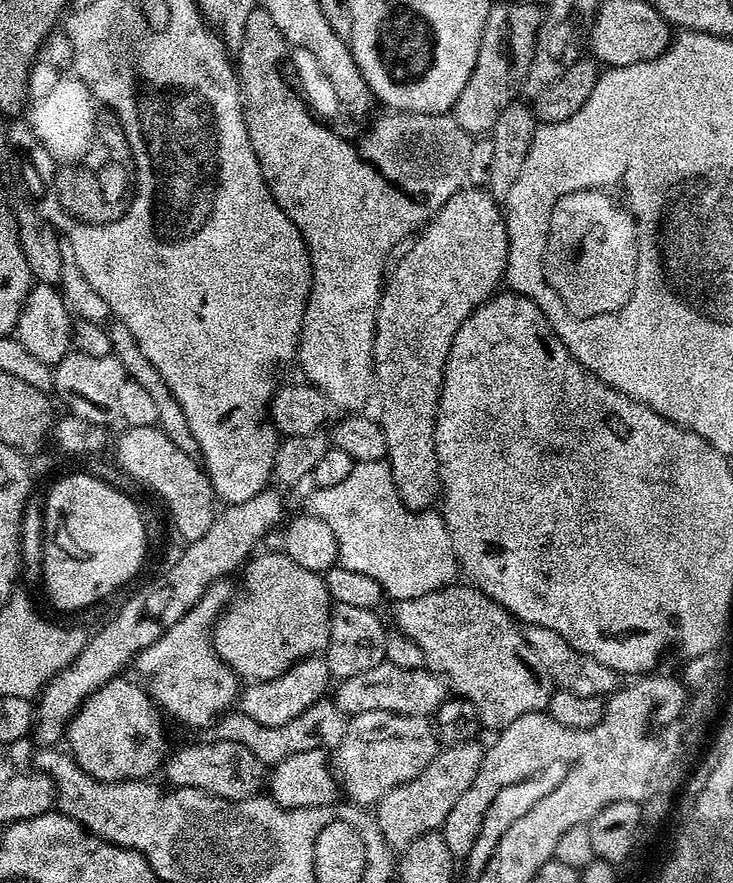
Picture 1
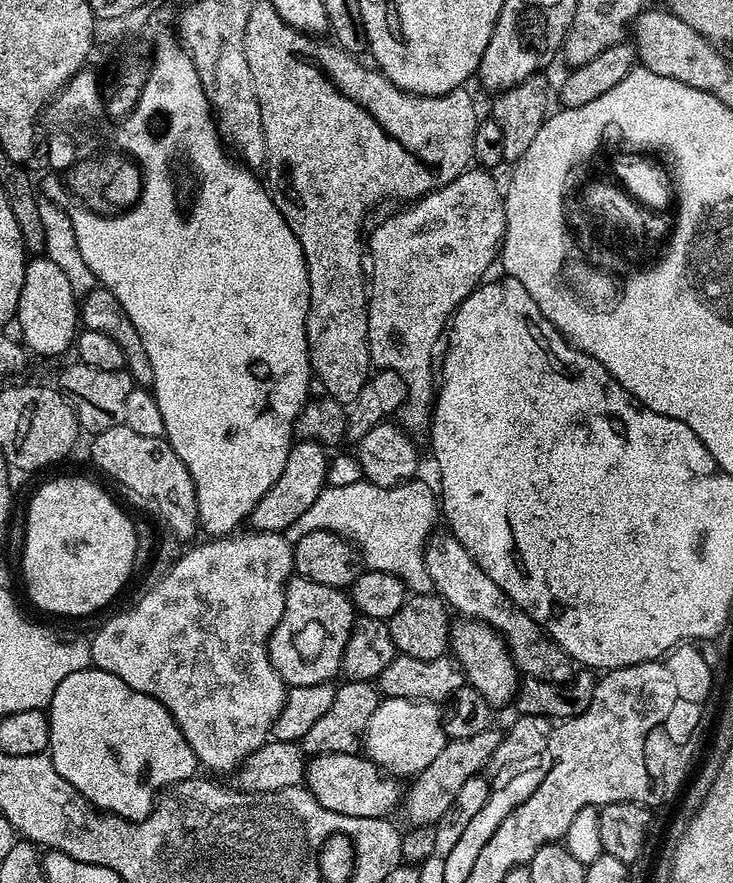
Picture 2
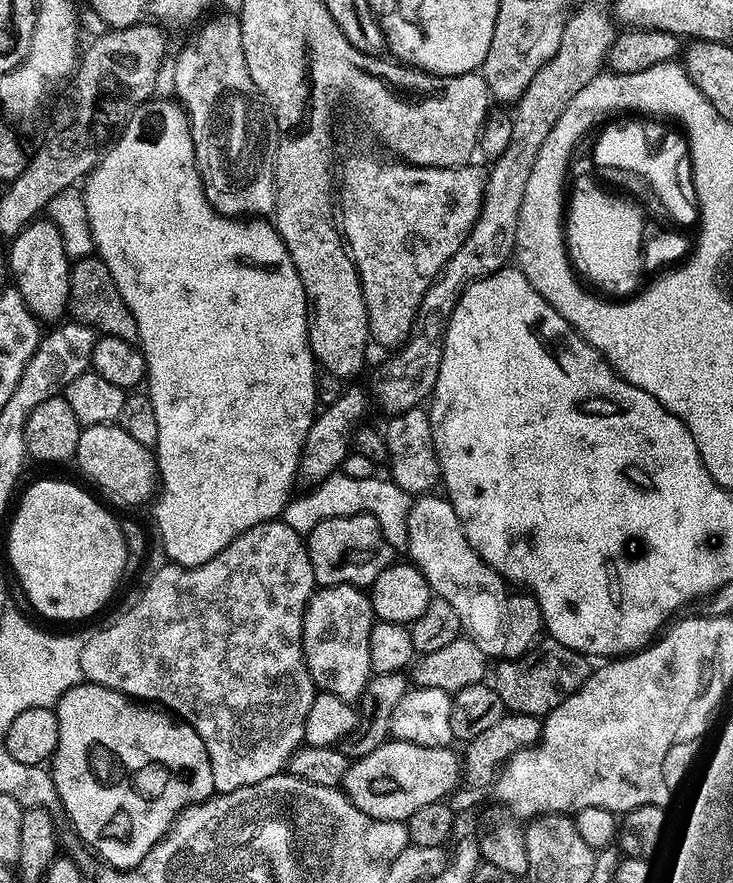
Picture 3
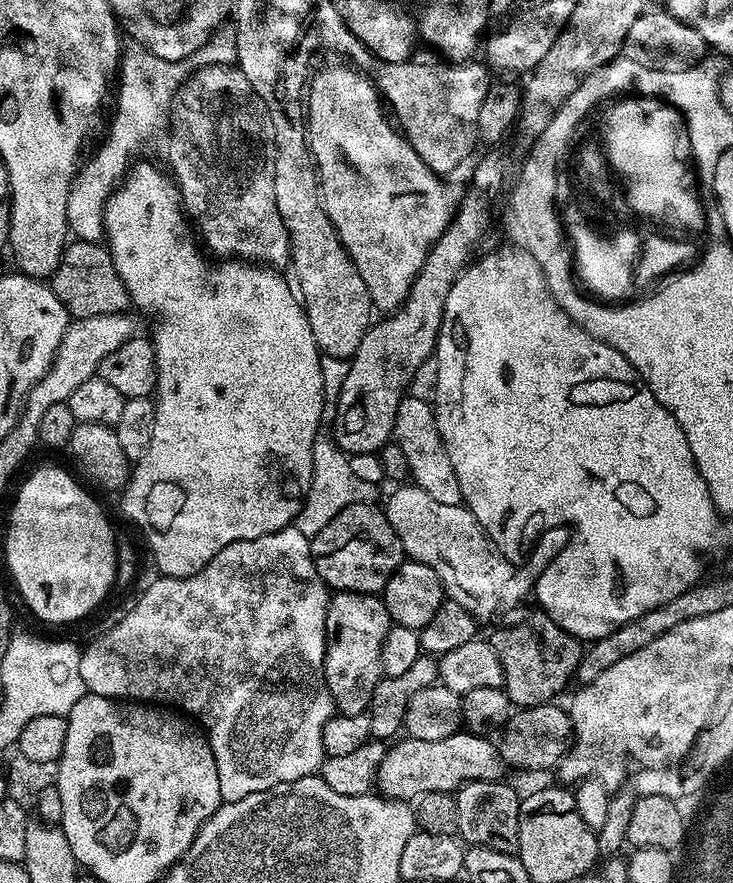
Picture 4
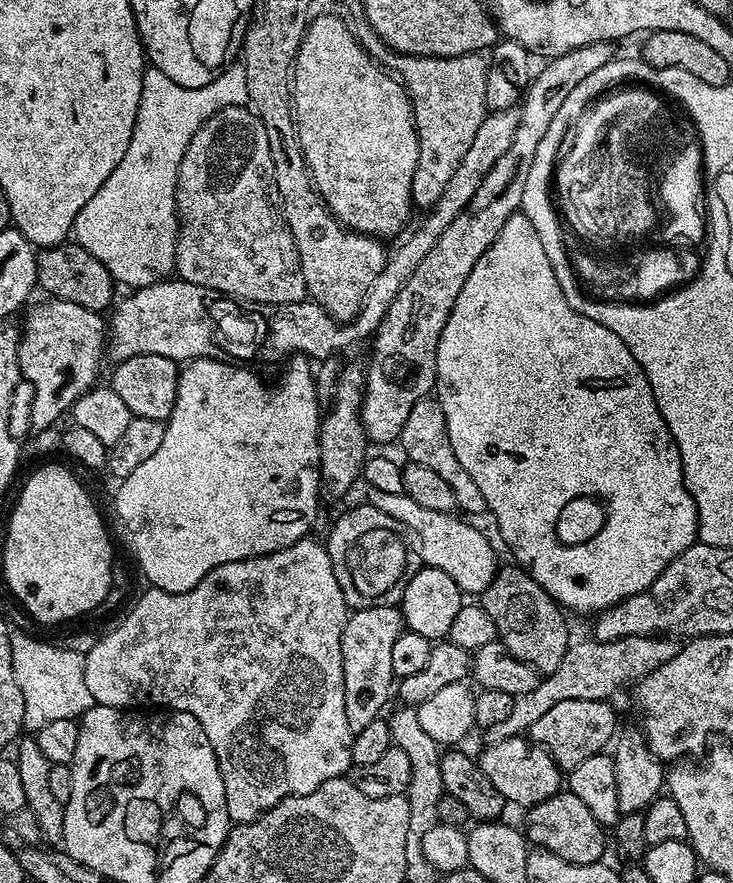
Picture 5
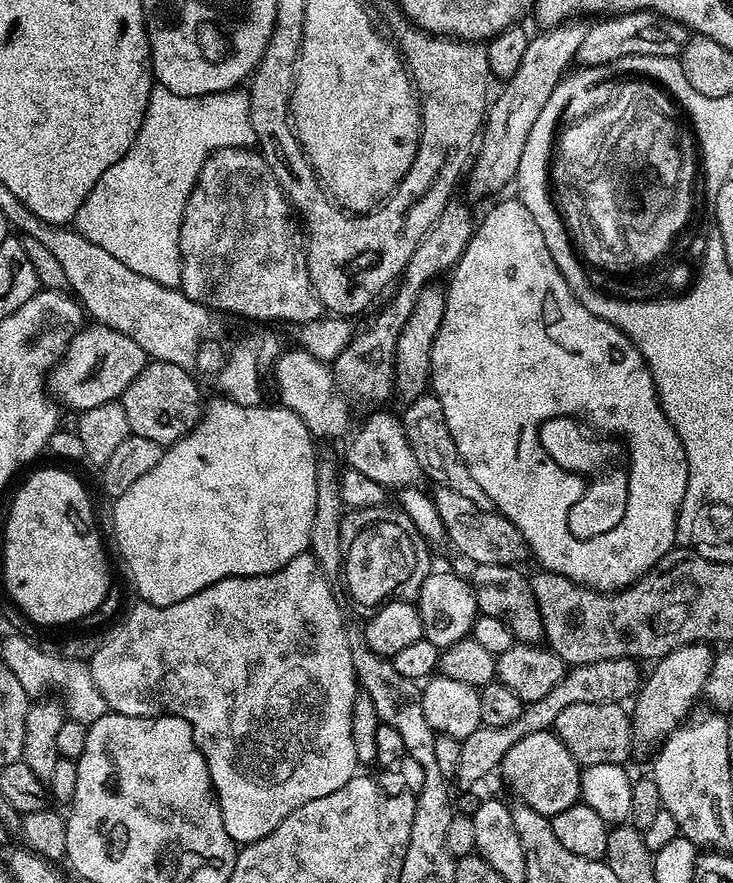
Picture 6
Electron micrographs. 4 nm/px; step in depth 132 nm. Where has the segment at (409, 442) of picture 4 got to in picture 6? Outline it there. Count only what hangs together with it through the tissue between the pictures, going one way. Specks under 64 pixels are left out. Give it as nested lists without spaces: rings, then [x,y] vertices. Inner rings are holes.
[[[425,394],[417,400],[411,401],[405,408],[408,409],[405,410],[404,416],[402,415],[404,433],[414,450],[414,458],[418,458],[421,469],[427,475],[429,472],[437,480],[435,482],[437,485],[447,485],[449,488],[458,490],[458,494],[470,498],[470,502],[474,502],[474,506],[487,512],[493,511],[486,490],[482,490],[482,486],[478,486],[478,482],[474,482],[474,478],[470,478],[470,470],[466,470],[462,458],[454,446],[454,438],[450,438],[450,430],[446,426],[446,418],[442,414],[442,402],[438,402],[435,394]]]

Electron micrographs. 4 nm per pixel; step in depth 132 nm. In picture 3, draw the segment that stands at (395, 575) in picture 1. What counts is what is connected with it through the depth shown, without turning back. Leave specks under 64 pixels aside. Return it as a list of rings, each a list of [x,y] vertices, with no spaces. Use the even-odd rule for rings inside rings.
[[[343,474],[327,476],[318,485],[315,485],[305,496],[297,495],[289,499],[284,507],[282,519],[286,526],[290,526],[296,532],[306,534],[318,526],[320,520],[326,520],[329,516],[358,516],[367,514],[373,516],[382,530],[382,534],[388,539],[393,549],[404,550],[408,546],[408,515],[412,509],[413,497],[406,490],[393,484],[391,479],[380,480],[376,476],[370,478],[350,478]]]

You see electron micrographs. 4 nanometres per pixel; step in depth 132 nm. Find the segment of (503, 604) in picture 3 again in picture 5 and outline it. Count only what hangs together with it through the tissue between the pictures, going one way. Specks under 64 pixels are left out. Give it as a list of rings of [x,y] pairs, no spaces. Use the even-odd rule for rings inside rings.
[[[376,492],[374,496],[375,506],[379,511],[384,511],[390,519],[396,519],[403,531],[416,539],[416,548],[427,567],[434,570],[442,570],[450,574],[454,582],[460,588],[461,593],[476,598],[479,592],[484,592],[493,587],[498,563],[496,564],[496,552],[488,545],[488,540],[467,519],[461,518],[452,512],[439,512],[433,508],[422,506],[414,502],[414,498],[404,494],[386,494]]]

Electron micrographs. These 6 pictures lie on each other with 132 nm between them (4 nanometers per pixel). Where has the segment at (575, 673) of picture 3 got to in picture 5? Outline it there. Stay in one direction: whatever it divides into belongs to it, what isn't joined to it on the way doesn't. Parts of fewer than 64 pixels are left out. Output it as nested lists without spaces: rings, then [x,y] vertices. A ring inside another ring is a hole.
[[[501,567],[494,581],[495,587],[500,587],[501,592],[492,612],[497,637],[508,653],[538,674],[552,673],[558,670],[570,647],[568,624],[564,621],[565,613],[523,567],[511,567]]]

